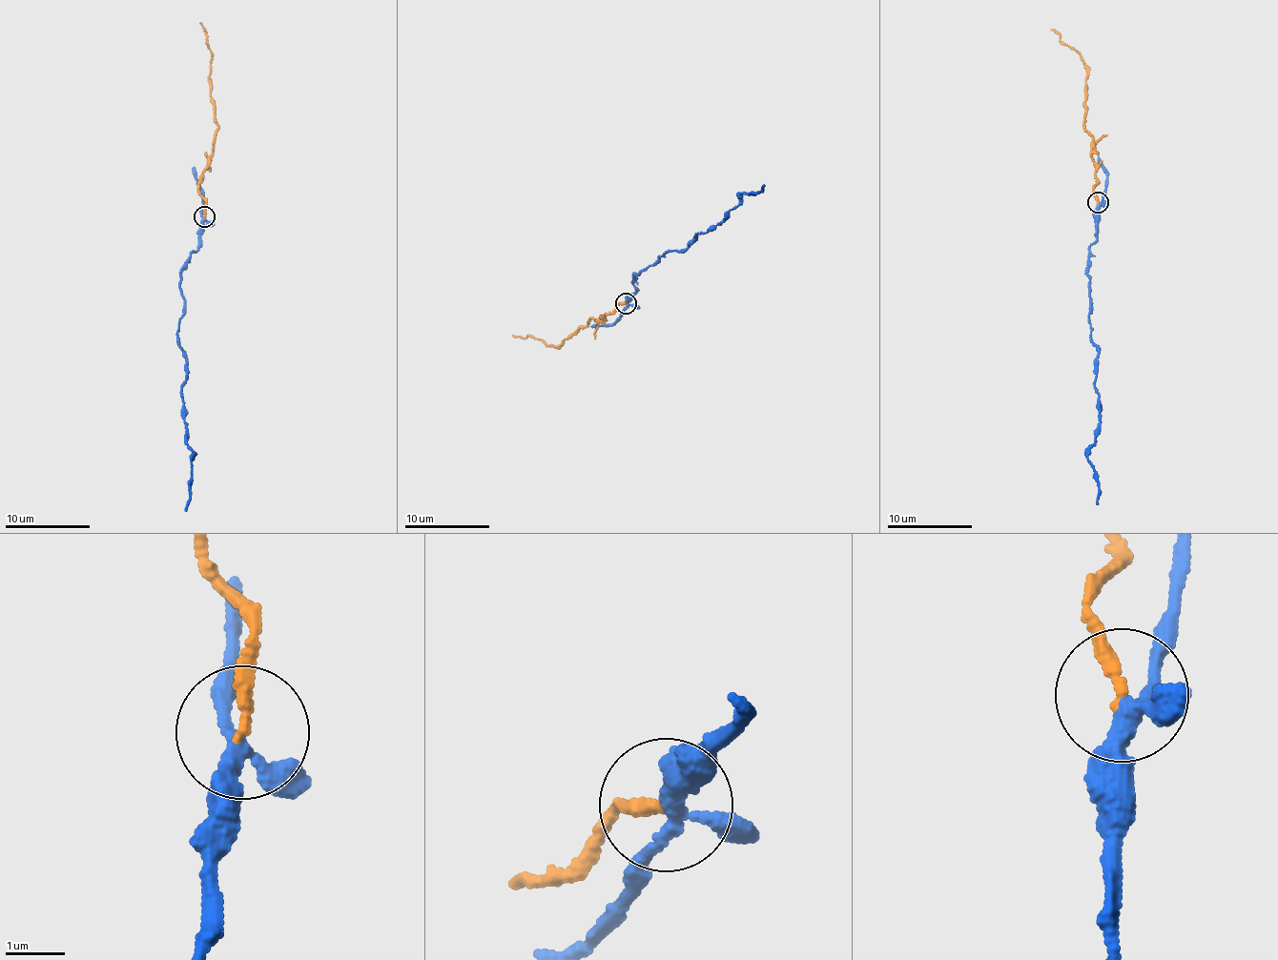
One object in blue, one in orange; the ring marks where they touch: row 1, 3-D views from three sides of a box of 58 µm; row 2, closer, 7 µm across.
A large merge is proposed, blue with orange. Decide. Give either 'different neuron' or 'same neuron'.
different neuron

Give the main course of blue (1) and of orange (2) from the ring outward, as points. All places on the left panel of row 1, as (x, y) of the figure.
1: (204, 216), (200, 247), (179, 279), (181, 395), (194, 453), (185, 509)
2: (204, 216), (206, 198), (199, 194), (200, 175), (209, 165), (217, 127), (210, 75), (212, 60), (199, 22)

